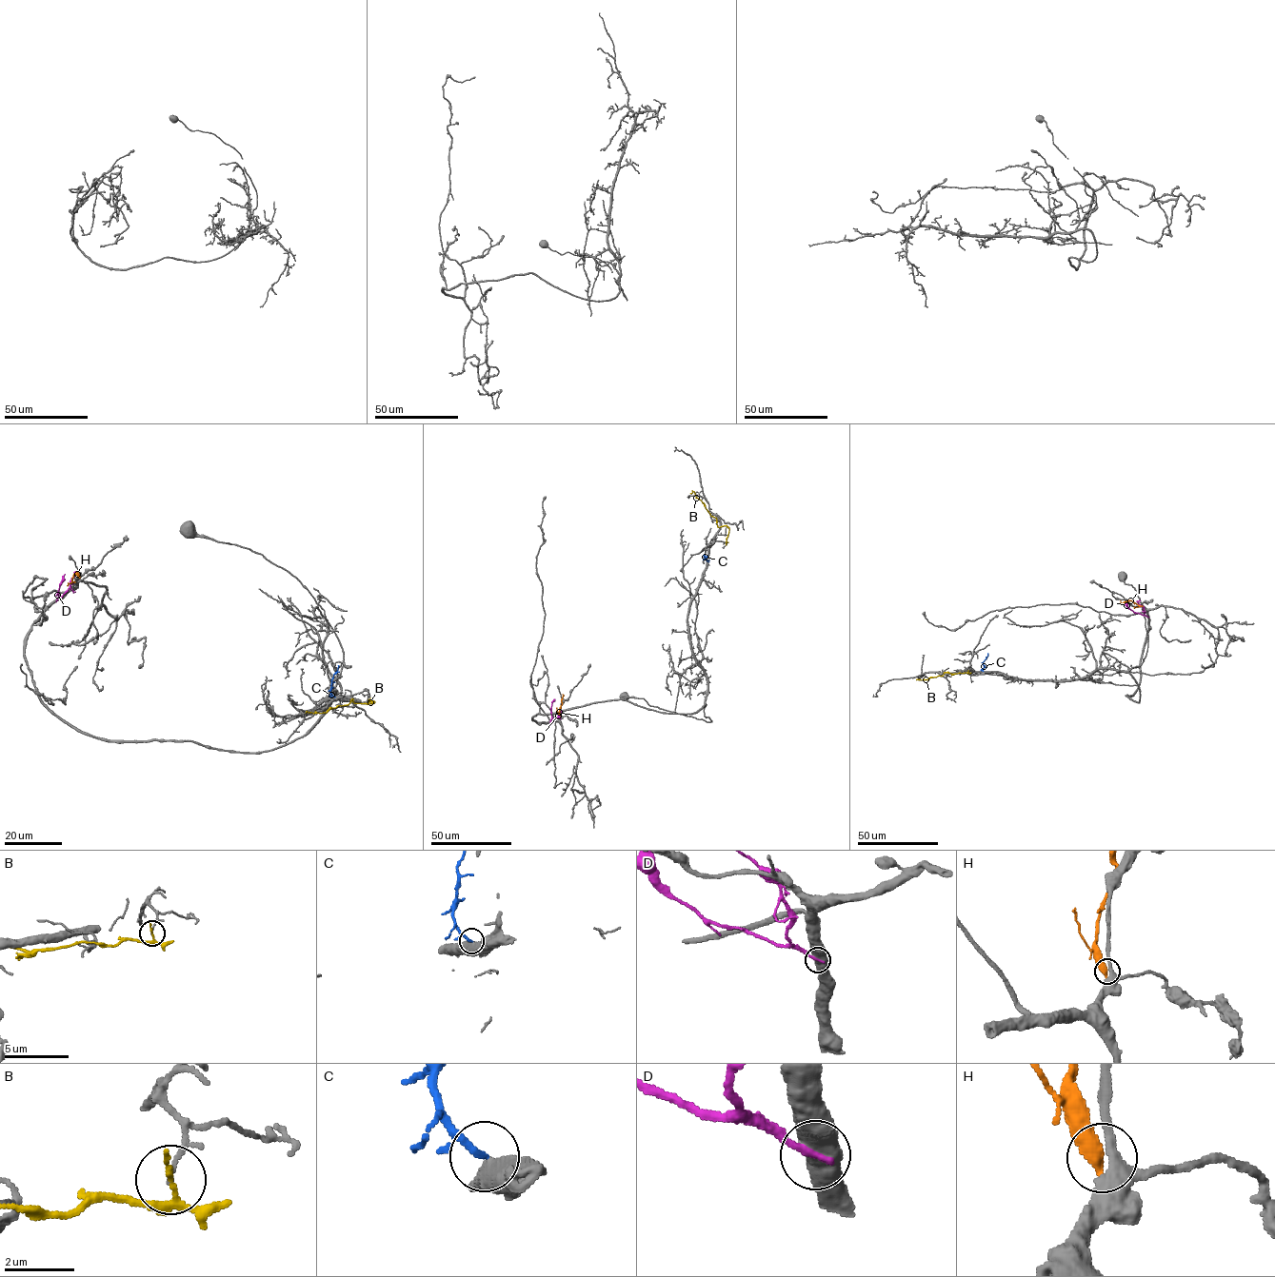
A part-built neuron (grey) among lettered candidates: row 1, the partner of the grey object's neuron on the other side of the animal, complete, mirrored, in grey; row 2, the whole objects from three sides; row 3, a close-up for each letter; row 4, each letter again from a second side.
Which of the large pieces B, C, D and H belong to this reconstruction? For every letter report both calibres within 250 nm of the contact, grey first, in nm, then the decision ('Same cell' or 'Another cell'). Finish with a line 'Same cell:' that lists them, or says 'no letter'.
B: Thickness 100 nm (grey) against 140 nm. Another cell
C: Thickness 550 nm (grey) against 150 nm. Same cell
D: Thickness 600 nm (grey) against 280 nm. Another cell
H: Thickness 320 nm (grey) against 440 nm. Another cell
Same cell: C

